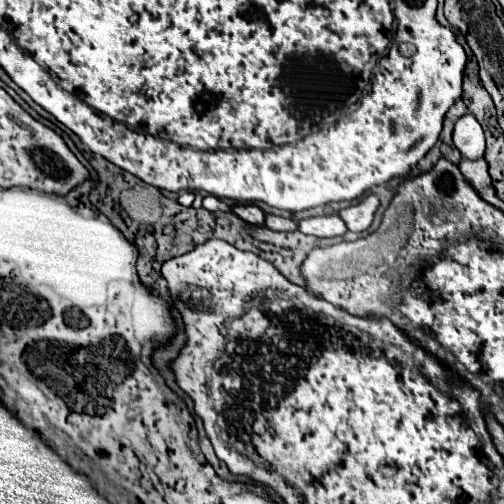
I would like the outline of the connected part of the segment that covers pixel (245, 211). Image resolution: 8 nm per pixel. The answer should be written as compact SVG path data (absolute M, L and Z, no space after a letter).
M238 204L232 210L234 210L234 214L238 214L248 224L256 224L256 226L264 224L264 212L254 204Z

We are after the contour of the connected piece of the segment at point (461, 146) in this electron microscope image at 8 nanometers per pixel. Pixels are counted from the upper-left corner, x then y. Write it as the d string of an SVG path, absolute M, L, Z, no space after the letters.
M462 116L454 126L454 144L464 158L484 156L484 130L474 116Z

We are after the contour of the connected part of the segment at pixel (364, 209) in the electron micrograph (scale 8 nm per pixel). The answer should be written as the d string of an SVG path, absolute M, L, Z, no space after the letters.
M370 194L362 202L350 206L350 208L340 210L340 218L346 222L350 232L364 232L372 224L378 206L380 206L378 196Z

